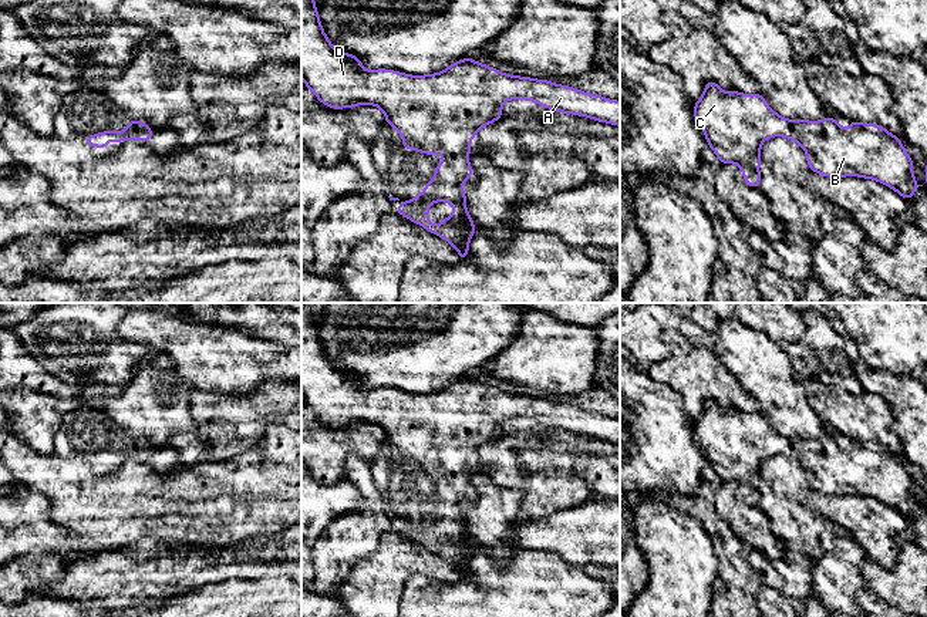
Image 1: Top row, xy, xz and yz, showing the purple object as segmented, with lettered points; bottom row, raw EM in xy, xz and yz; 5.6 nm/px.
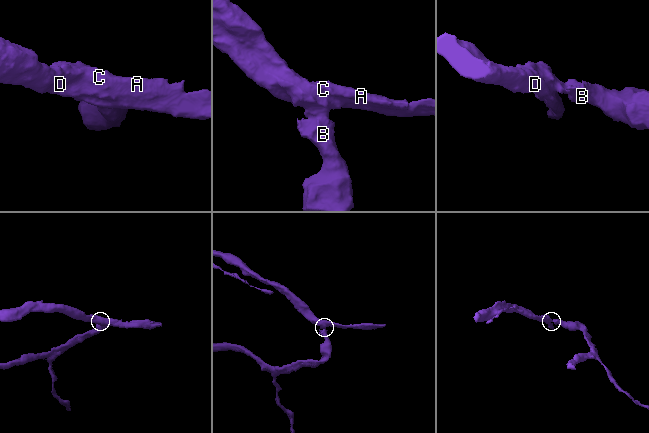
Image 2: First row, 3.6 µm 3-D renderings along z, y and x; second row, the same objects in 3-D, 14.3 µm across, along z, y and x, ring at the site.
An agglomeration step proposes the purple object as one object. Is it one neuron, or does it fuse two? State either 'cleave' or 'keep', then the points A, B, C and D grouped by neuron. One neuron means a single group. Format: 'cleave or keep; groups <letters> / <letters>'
keep; groups A B C D

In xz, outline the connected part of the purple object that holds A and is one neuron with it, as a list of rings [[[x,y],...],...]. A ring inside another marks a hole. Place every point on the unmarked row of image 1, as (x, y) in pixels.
[[[301,303],[301,398],[304,404],[320,421],[333,428],[355,424],[378,425],[385,434],[385,441],[401,452],[405,468],[445,475],[442,482],[436,482],[435,493],[425,502],[425,509],[415,513],[412,519],[402,519],[394,530],[445,557],[458,569],[461,579],[468,576],[469,559],[476,552],[475,542],[468,533],[466,512],[462,509],[462,502],[473,493],[468,479],[471,459],[482,445],[502,435],[505,419],[529,418],[562,432],[574,432],[620,445],[620,419],[549,398],[503,392],[473,377],[459,378],[441,391],[425,394],[409,394],[385,387],[365,388],[358,375],[333,365],[321,345],[314,317],[310,307]],[[434,520],[448,520],[454,525],[454,532],[441,543],[432,543],[428,539],[428,527]]]

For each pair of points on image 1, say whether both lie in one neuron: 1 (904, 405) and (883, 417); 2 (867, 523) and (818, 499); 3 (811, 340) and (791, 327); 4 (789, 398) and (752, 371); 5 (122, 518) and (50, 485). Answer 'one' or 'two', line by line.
1: two
2: one
3: two
4: one
5: one

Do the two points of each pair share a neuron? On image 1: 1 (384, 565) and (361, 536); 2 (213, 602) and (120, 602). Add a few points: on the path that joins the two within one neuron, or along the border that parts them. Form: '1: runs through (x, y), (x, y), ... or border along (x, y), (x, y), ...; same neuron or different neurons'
1: border along (390, 529), (350, 573); different neurons
2: border along (192, 590), (157, 599); different neurons

